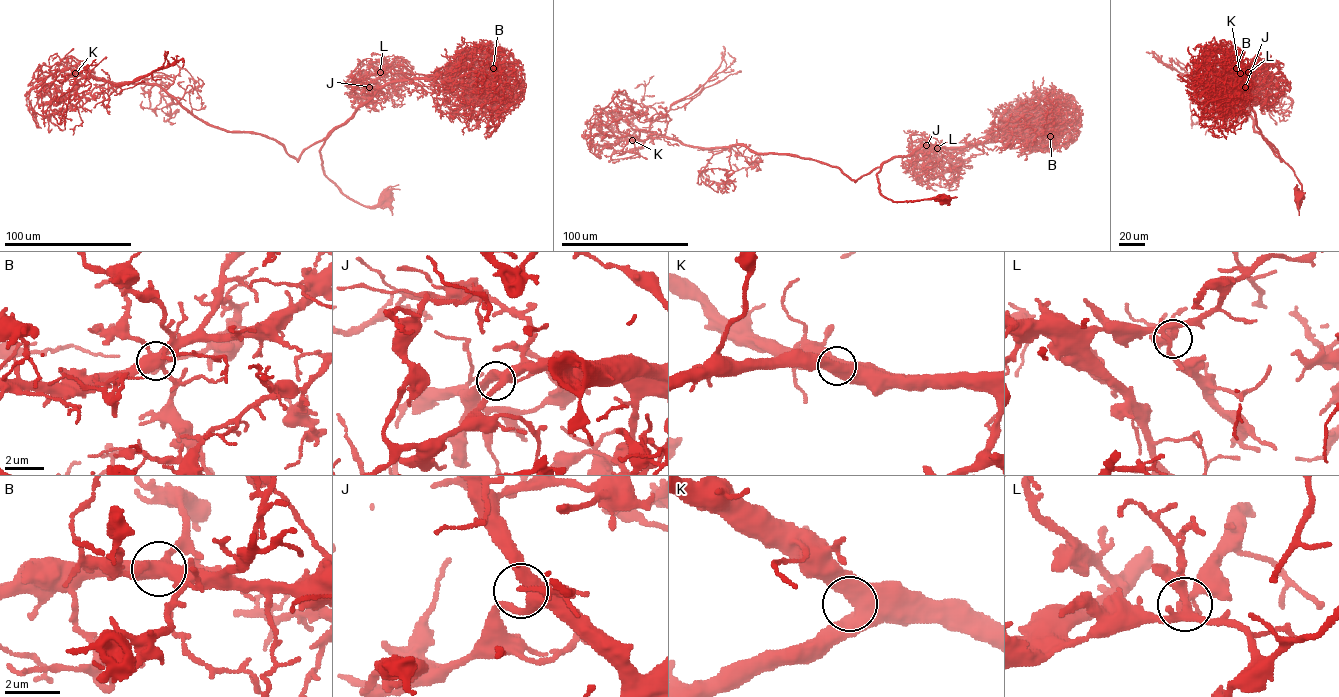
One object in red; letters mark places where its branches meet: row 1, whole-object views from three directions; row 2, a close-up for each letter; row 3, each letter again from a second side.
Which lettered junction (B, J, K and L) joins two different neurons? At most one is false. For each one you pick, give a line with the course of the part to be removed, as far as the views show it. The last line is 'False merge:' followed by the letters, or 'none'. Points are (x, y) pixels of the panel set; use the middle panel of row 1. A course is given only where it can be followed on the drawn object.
False merge: none

